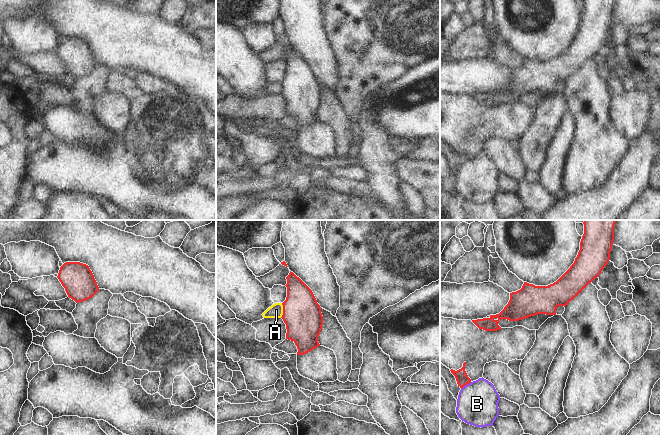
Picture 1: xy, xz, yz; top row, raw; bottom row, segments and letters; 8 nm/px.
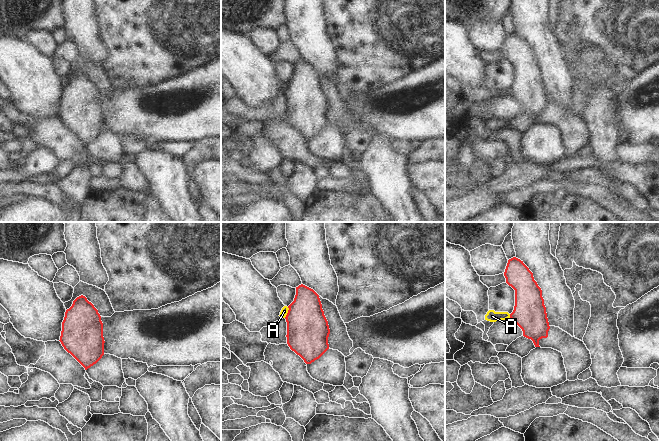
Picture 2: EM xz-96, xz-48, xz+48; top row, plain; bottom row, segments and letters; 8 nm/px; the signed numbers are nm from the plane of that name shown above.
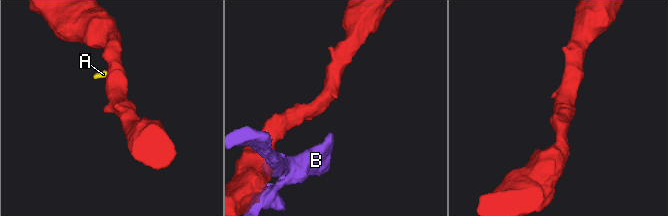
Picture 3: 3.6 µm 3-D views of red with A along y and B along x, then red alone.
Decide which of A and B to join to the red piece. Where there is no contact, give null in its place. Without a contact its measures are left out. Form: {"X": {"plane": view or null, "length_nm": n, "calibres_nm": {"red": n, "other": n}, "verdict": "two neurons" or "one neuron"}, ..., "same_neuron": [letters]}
{"A": {"plane": "xz", "length_nm": 120, "calibres_nm": {"red": 300, "other": 110}, "verdict": "two neurons"}, "B": {"plane": "yz", "length_nm": 110, "calibres_nm": {"red": 100, "other": 340}, "verdict": "two neurons"}, "same_neuron": []}

